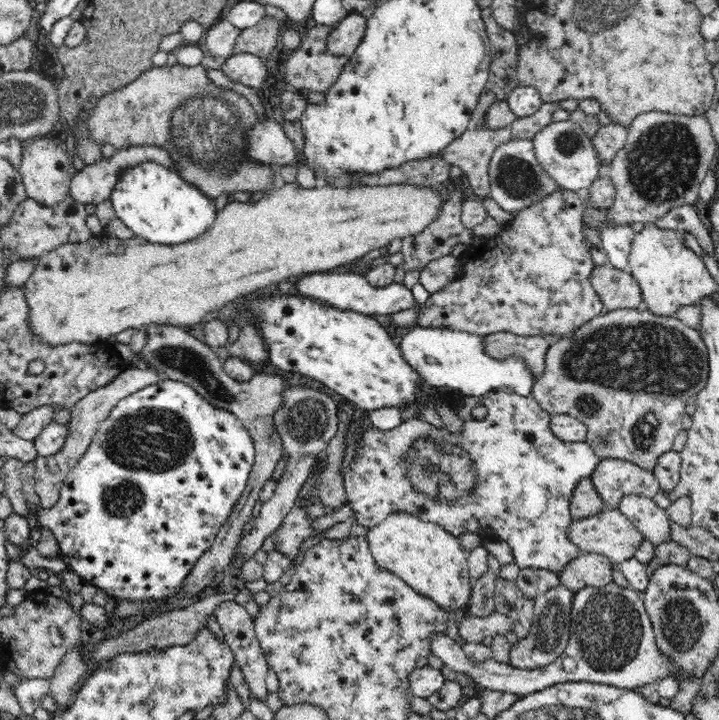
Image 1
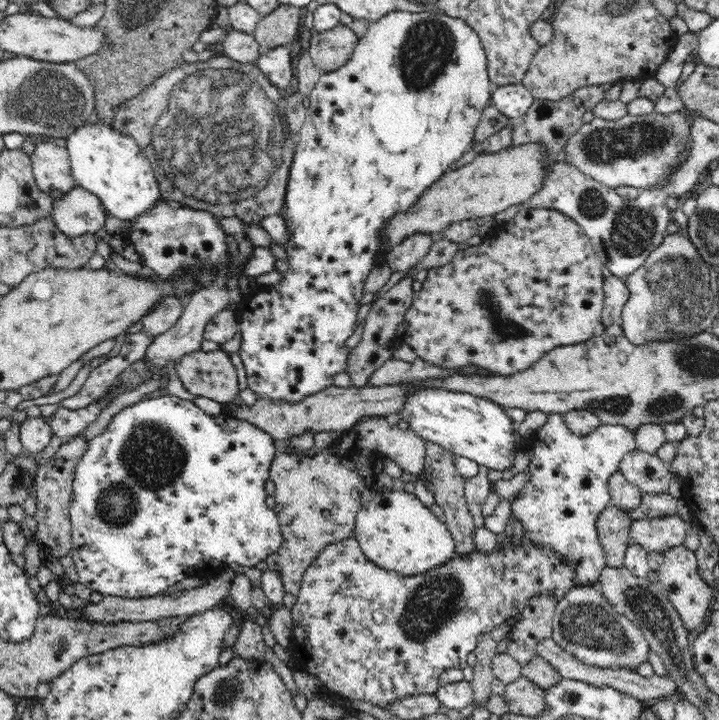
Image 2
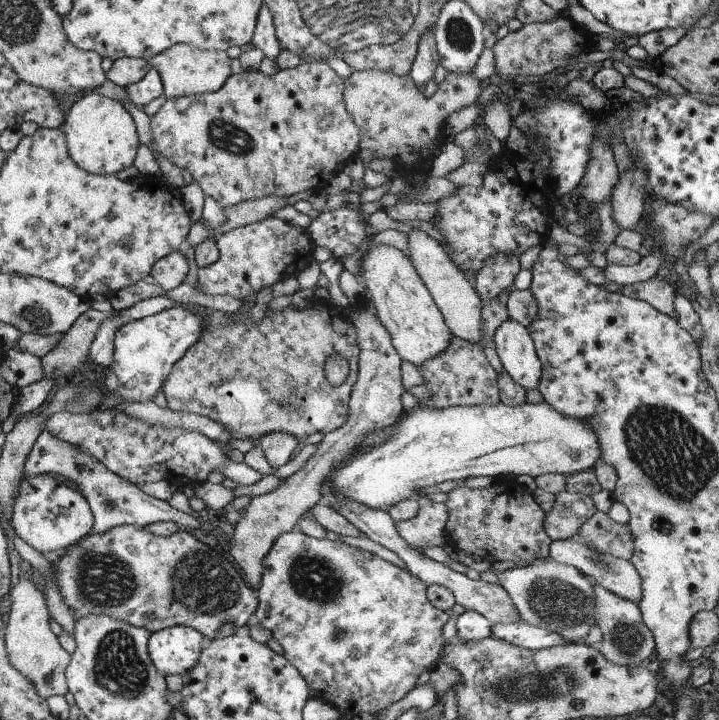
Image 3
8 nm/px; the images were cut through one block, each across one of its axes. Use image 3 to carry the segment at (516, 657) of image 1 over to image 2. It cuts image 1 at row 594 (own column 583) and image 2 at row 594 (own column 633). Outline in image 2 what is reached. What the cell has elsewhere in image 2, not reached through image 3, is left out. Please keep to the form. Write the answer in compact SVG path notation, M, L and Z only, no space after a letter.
M590 586L572 588L554 614L552 638L562 649L580 661L602 668L626 668L636 671L650 658L650 645L634 621L618 613L601 590Z

